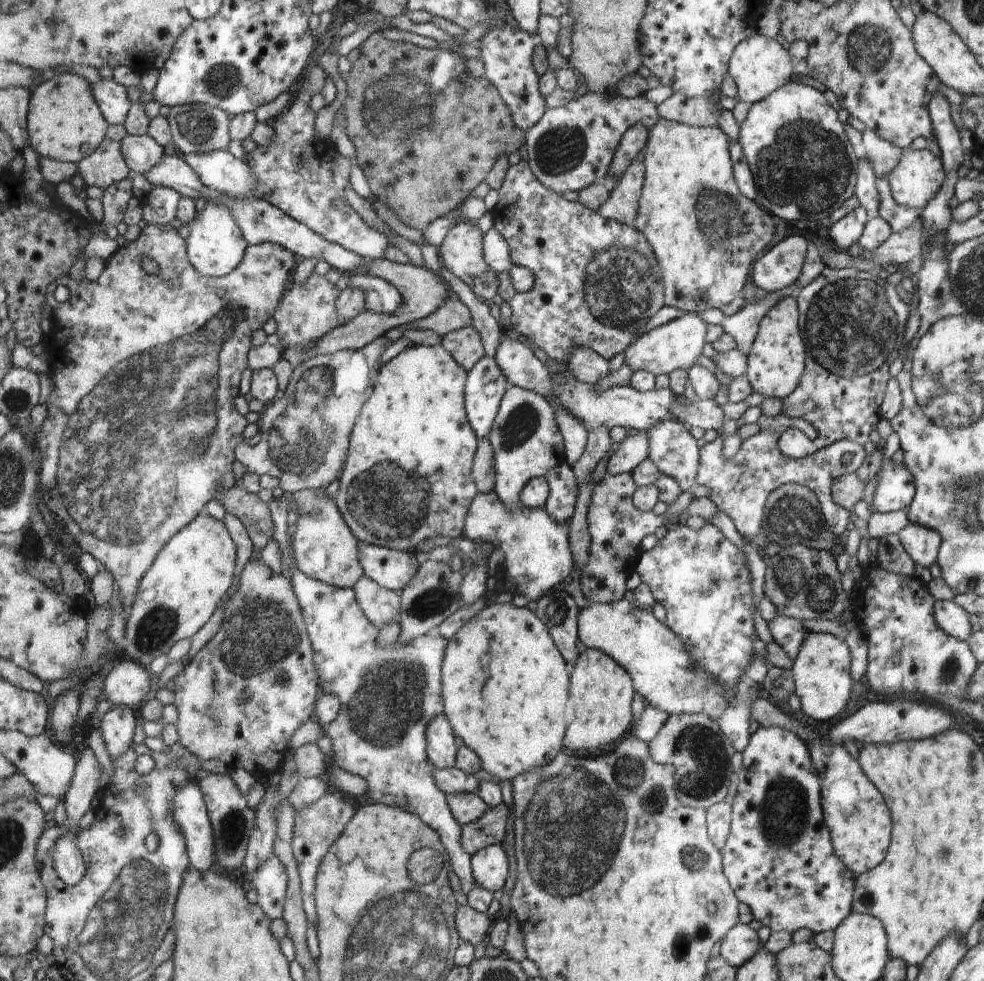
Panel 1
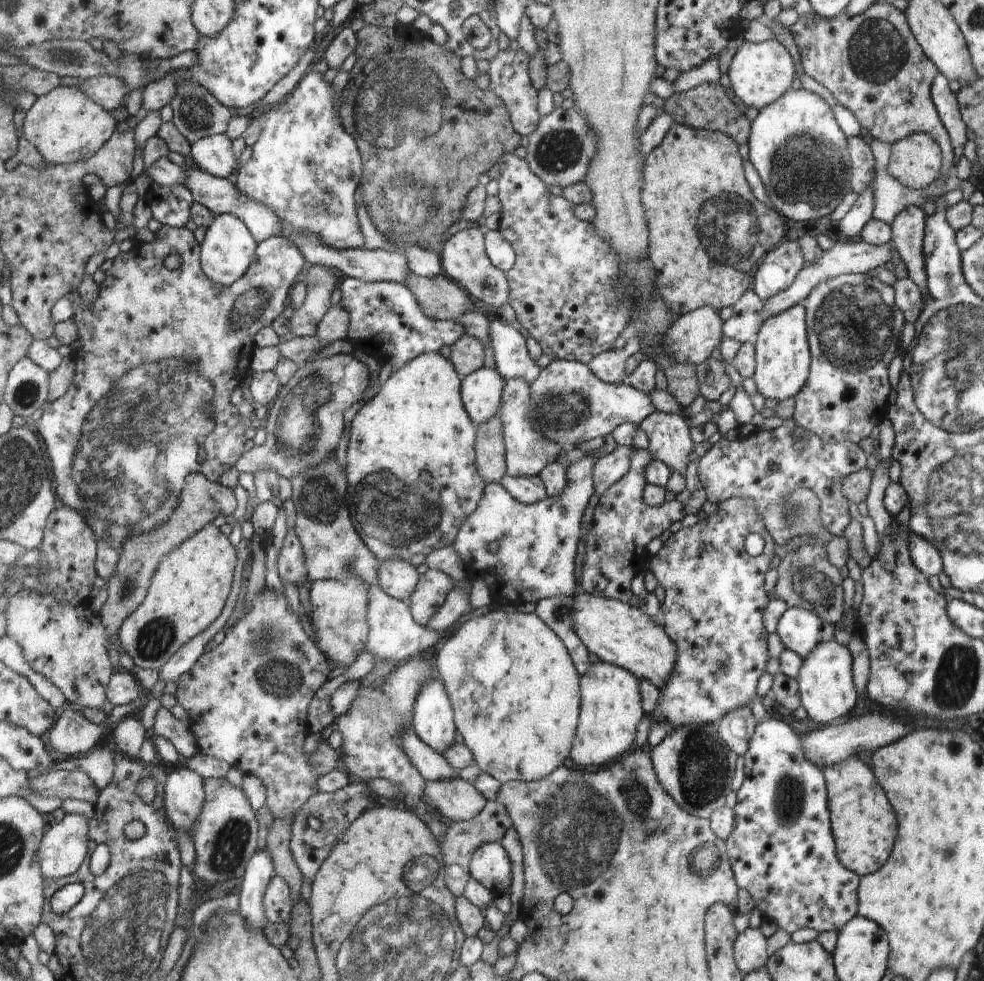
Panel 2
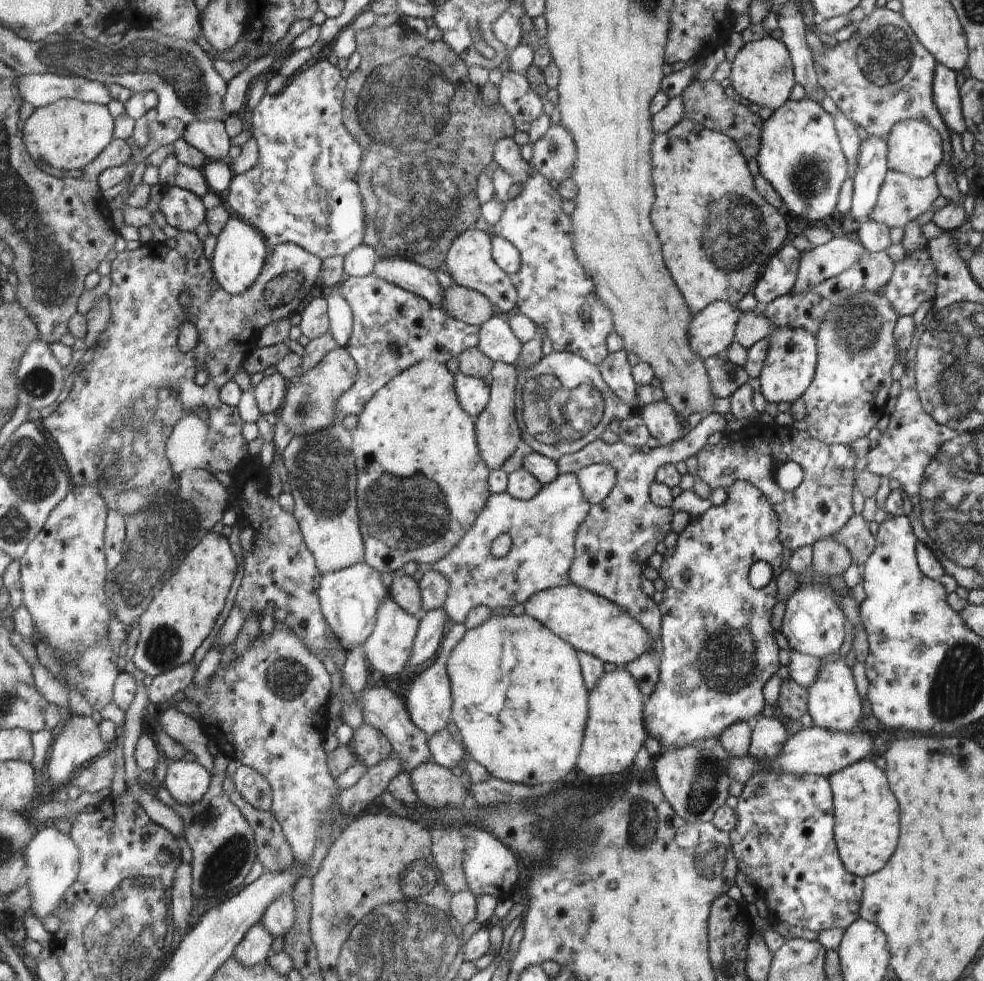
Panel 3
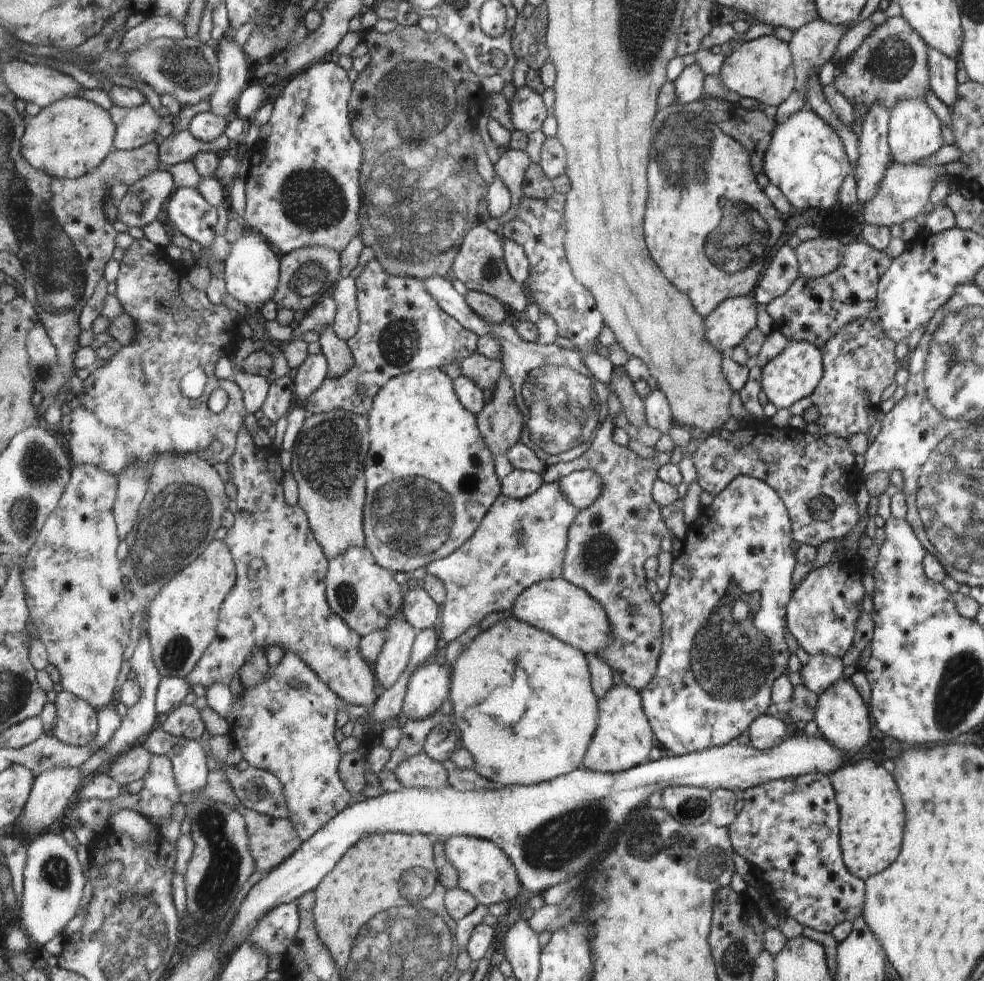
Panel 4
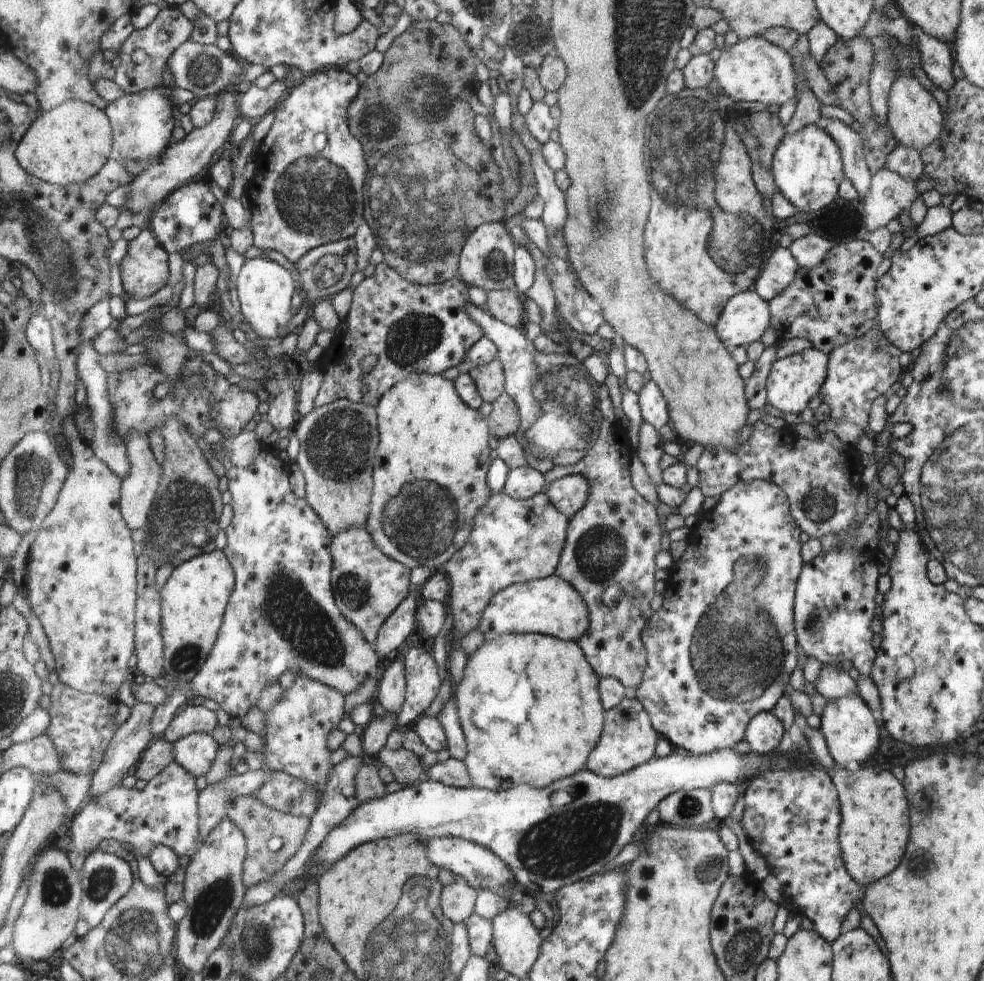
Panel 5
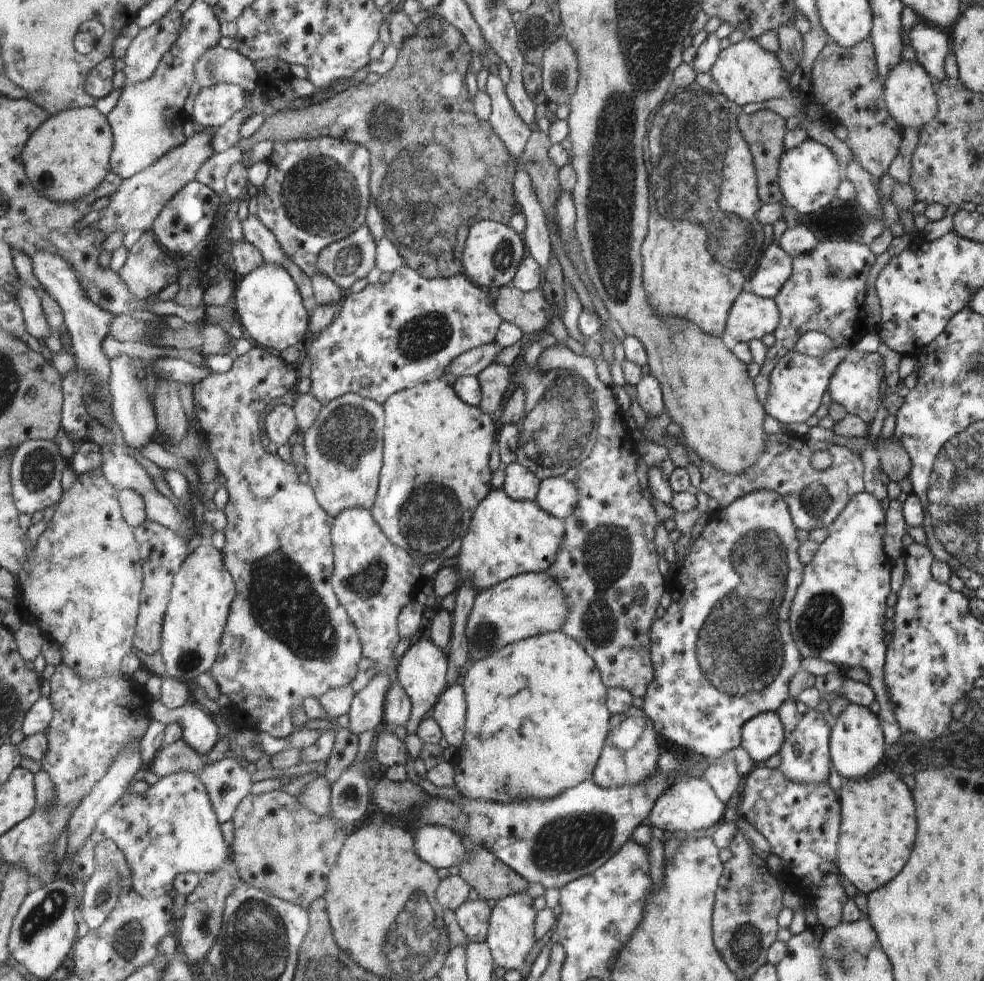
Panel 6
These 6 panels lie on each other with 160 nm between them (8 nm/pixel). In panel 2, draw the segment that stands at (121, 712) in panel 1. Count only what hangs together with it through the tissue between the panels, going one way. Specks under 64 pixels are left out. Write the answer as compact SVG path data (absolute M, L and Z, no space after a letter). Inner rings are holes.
M132 714L127 715L115 728L113 738L116 744L128 757L138 758L144 746L144 740L150 738L151 732L146 729L141 719Z

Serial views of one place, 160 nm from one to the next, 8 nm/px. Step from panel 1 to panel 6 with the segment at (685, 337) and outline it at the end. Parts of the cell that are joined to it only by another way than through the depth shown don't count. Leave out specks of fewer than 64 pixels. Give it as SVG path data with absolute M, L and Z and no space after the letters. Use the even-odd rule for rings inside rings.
M750 292L739 295L727 318L726 335L749 343L774 332L782 318L775 299L764 298Z

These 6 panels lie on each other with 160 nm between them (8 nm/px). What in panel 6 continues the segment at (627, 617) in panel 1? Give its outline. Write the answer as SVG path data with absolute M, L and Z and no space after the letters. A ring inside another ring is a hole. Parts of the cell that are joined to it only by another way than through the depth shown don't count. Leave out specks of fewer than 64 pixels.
M548 572L524 573L503 580L496 587L487 588L475 596L466 625L469 658L471 662L477 661L510 643L560 631L568 616L568 596Z

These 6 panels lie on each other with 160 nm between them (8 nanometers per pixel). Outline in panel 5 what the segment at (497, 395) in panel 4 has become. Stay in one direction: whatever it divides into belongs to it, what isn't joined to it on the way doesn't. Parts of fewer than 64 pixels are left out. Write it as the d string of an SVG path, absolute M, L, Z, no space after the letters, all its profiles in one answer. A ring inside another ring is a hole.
M504 392L491 403L492 411L488 416L488 428L491 429L492 436L498 440L515 436L524 419L519 416L514 400L508 396L507 392Z

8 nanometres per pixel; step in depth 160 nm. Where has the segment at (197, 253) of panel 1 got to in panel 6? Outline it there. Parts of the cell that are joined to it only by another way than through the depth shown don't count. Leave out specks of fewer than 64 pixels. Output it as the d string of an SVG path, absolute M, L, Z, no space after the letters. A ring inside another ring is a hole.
M263 261L250 274L239 279L237 290L232 293L231 307L241 322L246 336L253 344L270 348L279 354L288 346L302 340L308 328L308 314L304 310L301 294L294 278L282 266Z

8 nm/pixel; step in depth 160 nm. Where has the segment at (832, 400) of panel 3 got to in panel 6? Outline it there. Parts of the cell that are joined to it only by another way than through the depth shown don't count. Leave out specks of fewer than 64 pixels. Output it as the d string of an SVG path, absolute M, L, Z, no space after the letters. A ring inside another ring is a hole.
M850 348L844 355L843 362L839 364L836 374L832 375L828 392L832 402L840 404L848 414L860 416L870 425L880 404L882 378L884 378L884 366L878 352L869 353Z

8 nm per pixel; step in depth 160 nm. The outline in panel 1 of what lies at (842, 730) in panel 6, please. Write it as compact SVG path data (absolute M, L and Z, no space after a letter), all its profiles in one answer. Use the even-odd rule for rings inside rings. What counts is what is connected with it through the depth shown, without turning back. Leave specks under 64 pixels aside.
M809 631L799 648L798 658L793 660L791 673L795 684L795 693L800 698L801 709L806 716L814 720L830 720L848 704L848 696L852 690L850 680L851 664L850 646L847 641L836 638L830 633Z

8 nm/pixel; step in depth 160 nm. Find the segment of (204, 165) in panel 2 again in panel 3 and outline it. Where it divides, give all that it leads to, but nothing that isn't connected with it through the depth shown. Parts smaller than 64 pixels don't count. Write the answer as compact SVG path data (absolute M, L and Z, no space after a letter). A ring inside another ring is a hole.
M196 121L186 126L185 139L212 161L228 161L230 138L223 121Z

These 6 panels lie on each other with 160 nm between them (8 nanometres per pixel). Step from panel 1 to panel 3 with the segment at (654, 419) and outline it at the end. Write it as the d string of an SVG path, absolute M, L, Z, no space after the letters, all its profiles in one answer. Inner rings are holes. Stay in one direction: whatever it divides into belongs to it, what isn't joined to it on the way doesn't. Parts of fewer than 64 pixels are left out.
M552 351L550 355L543 356L538 363L529 369L526 369L521 363L518 362L516 362L515 366L517 368L517 383L516 390L514 390L514 401L517 402L517 404L514 406L516 410L514 417L516 418L516 423L518 423L518 427L520 428L521 440L526 444L529 444L534 452L540 453L541 455L547 456L555 461L562 455L575 453L577 450L584 448L584 446L590 444L592 441L600 439L601 435L609 427L614 418L622 422L624 419L627 419L634 414L640 414L641 412L641 404L638 402L638 399L634 403L625 403L622 399L619 399L617 394L614 394L614 391L604 382L604 379L601 377L599 367L590 364L580 355L566 351Z

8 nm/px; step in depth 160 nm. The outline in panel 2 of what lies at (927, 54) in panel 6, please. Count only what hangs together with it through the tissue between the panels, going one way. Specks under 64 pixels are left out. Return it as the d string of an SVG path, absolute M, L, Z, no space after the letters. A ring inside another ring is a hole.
M940 73L940 80L936 80L936 88L931 88L931 96L936 96L936 108L940 108L940 116L944 116L944 124L948 124L948 132L952 132L952 144L956 144L956 163L963 154L965 142L968 140L968 127L962 120L956 94L948 87L949 80Z

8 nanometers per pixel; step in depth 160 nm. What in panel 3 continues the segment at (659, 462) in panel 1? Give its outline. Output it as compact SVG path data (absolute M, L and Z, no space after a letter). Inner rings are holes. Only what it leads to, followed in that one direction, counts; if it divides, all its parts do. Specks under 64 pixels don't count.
M665 400L641 406L640 415L644 419L649 436L656 438L658 447L670 446L684 436L684 422Z

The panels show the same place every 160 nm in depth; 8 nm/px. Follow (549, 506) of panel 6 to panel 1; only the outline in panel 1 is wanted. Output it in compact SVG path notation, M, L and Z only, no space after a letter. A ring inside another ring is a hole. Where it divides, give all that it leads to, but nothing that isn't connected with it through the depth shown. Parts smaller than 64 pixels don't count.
M647 432L626 435L620 446L607 464L607 472L611 475L631 473L650 454L649 436Z

